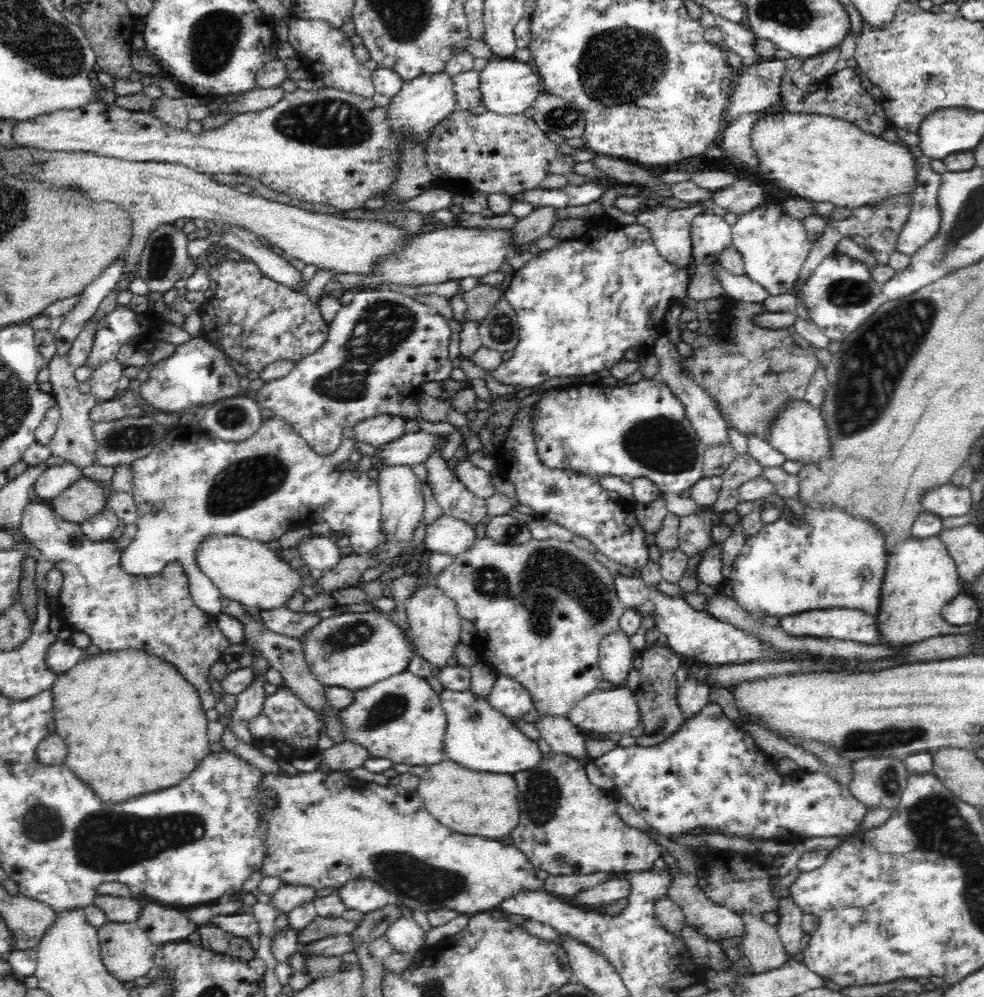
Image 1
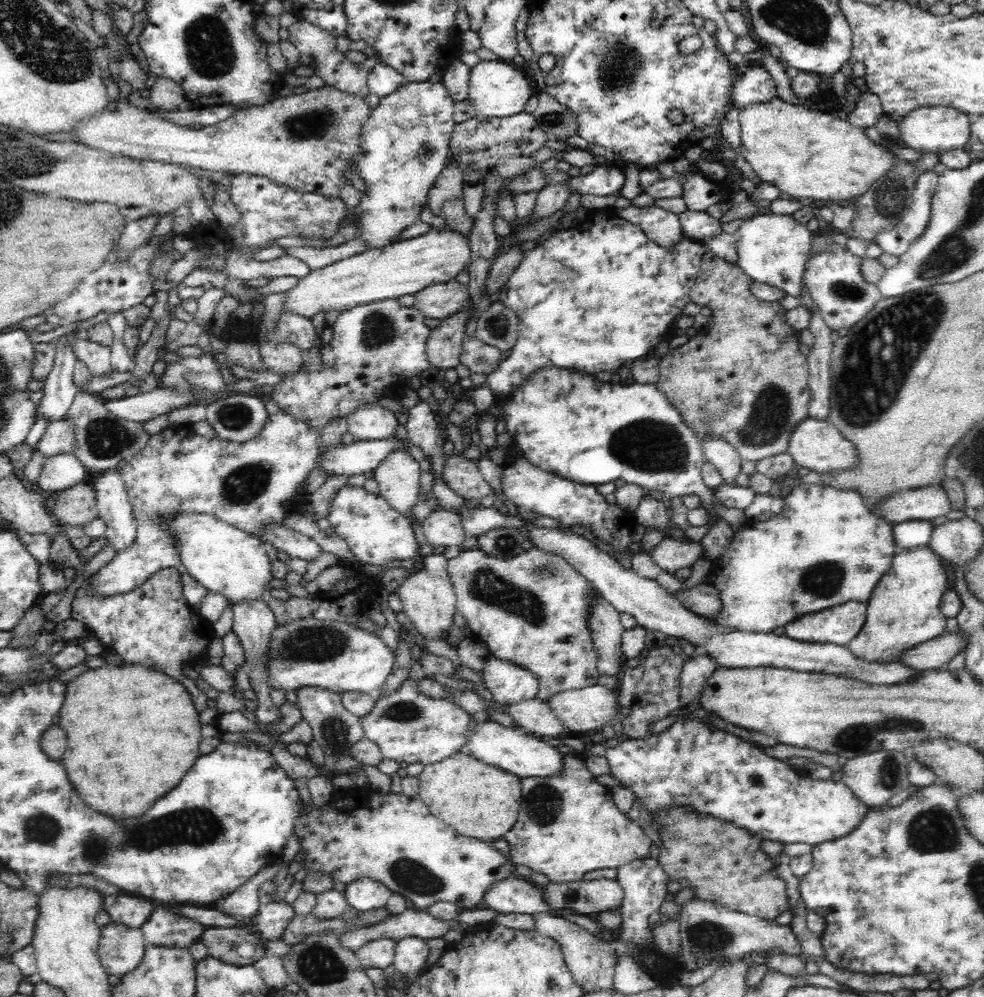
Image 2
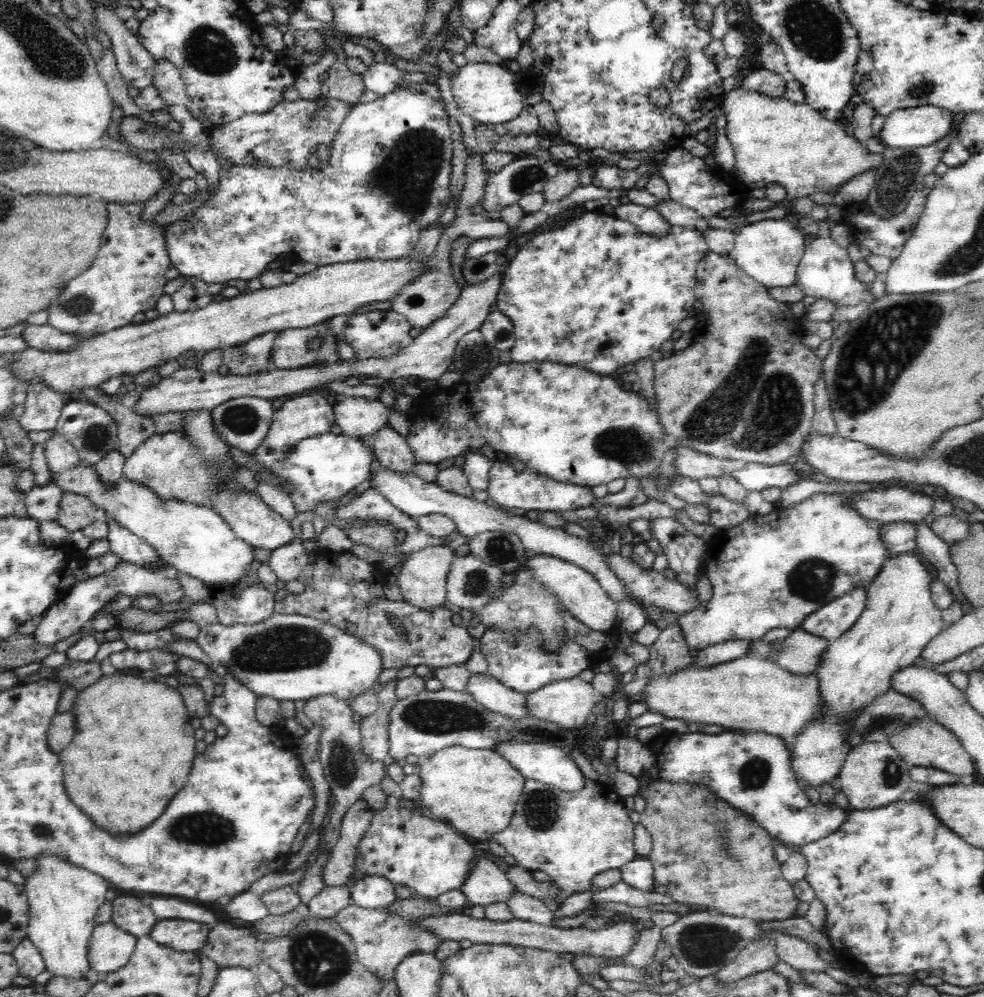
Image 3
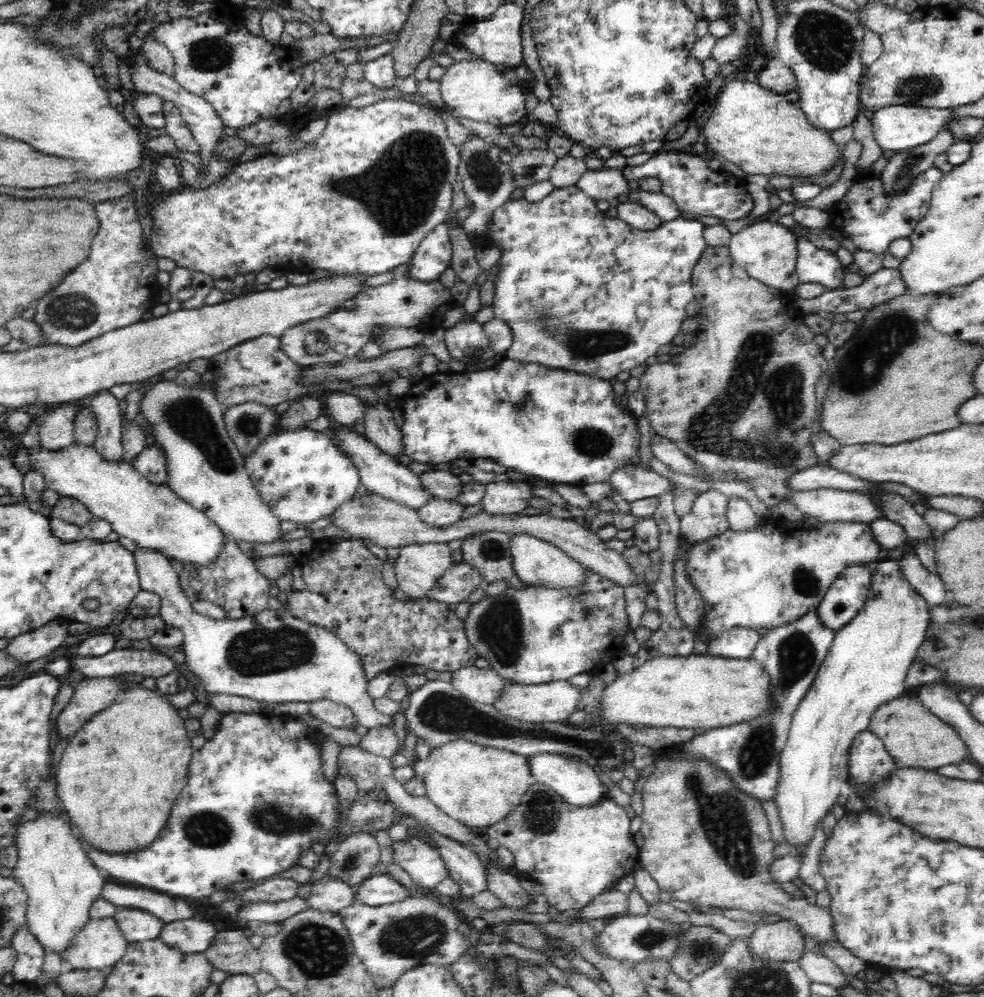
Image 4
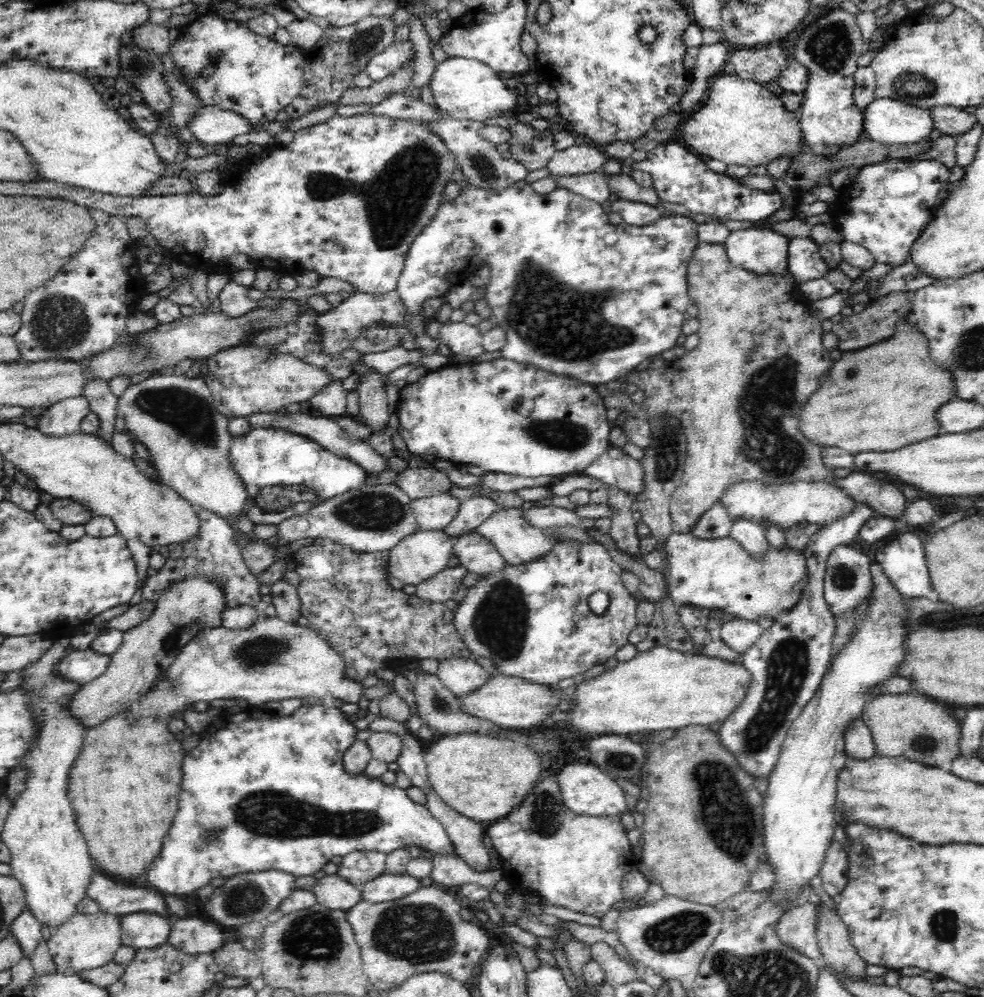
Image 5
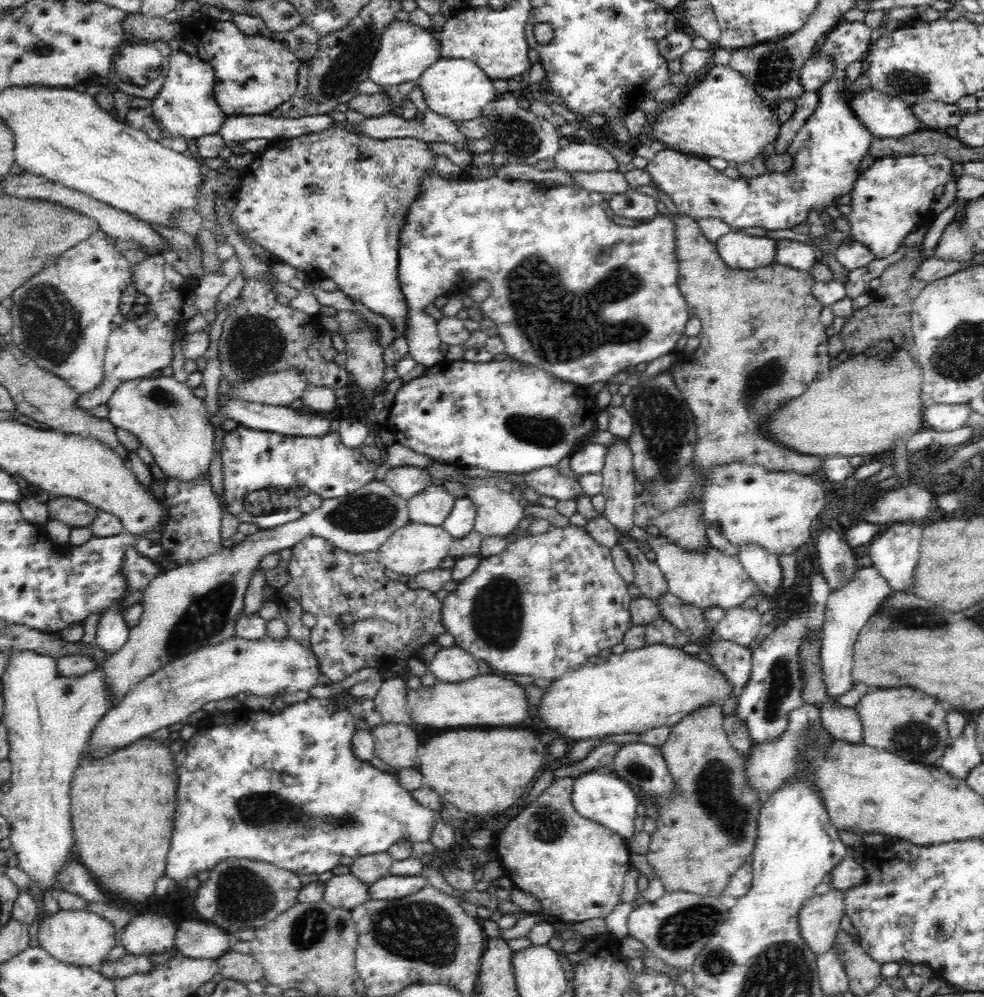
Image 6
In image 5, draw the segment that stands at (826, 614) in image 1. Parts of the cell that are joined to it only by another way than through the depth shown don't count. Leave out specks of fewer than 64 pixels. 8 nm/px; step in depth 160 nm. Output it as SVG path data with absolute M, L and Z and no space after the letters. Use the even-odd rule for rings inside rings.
M843 544L834 548L828 556L827 569L824 577L823 591L828 608L834 618L844 615L848 610L854 610L856 605L871 594L873 578L870 575L870 558L862 551L857 550L850 544Z

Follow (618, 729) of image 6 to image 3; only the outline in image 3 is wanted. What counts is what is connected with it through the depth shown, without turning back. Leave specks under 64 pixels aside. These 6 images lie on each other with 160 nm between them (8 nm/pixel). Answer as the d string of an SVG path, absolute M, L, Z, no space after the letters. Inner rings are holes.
M749 654L730 662L710 665L691 663L688 668L674 674L656 674L644 688L648 710L660 712L667 718L682 718L704 724L720 724L740 731L763 731L766 734L782 735L788 742L797 734L801 726L820 711L819 694L815 673L796 676L780 668L774 661L760 659Z

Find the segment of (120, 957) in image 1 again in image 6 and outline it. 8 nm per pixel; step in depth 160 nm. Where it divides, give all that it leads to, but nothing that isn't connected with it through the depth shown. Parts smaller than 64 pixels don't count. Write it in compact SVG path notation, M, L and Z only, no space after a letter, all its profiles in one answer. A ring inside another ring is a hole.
M62 910L49 917L39 926L37 936L40 947L62 963L90 966L100 971L102 961L118 946L116 927L94 913L86 910Z

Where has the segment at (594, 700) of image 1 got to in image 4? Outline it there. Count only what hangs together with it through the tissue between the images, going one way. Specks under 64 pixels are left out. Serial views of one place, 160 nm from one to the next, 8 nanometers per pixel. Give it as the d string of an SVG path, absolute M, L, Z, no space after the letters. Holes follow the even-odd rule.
M568 681L549 682L545 685L521 685L520 683L504 684L499 695L489 704L501 716L511 720L534 723L568 722L570 714L579 710L586 703L586 692L580 687L573 686Z

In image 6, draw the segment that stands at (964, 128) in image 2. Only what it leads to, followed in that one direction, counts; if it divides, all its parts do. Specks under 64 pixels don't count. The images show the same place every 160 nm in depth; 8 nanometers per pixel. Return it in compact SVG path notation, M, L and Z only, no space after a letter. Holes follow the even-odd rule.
M870 89L849 99L849 108L867 130L878 139L903 138L923 130L910 111L910 105L901 98Z

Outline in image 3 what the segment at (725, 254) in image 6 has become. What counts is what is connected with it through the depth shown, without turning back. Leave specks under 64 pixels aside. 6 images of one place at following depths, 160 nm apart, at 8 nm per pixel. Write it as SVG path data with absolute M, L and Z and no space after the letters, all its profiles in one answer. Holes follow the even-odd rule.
M793 217L758 220L744 223L736 230L735 244L729 255L736 261L738 268L770 289L794 286L808 240L809 238L796 226Z

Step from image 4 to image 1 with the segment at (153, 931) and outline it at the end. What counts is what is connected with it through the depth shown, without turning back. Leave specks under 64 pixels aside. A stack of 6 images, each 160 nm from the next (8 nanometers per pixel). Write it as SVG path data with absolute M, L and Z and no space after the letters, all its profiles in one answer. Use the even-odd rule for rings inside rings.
M96 896L92 904L105 912L112 922L131 923L140 916L143 910L141 898L122 898L121 896Z

